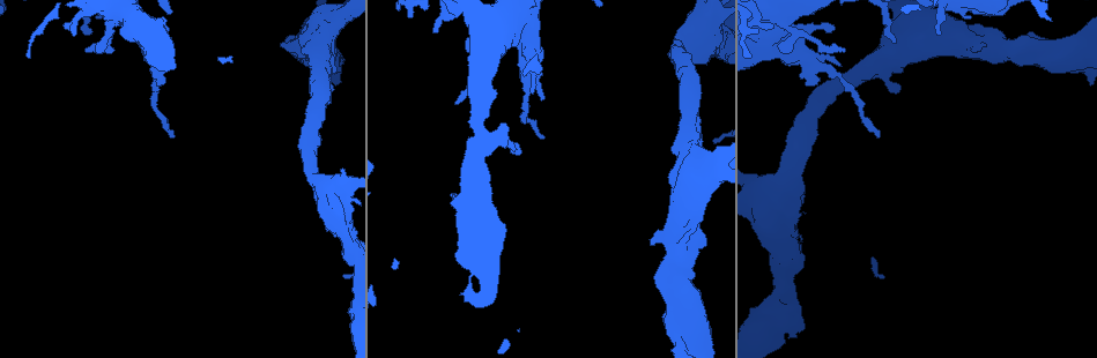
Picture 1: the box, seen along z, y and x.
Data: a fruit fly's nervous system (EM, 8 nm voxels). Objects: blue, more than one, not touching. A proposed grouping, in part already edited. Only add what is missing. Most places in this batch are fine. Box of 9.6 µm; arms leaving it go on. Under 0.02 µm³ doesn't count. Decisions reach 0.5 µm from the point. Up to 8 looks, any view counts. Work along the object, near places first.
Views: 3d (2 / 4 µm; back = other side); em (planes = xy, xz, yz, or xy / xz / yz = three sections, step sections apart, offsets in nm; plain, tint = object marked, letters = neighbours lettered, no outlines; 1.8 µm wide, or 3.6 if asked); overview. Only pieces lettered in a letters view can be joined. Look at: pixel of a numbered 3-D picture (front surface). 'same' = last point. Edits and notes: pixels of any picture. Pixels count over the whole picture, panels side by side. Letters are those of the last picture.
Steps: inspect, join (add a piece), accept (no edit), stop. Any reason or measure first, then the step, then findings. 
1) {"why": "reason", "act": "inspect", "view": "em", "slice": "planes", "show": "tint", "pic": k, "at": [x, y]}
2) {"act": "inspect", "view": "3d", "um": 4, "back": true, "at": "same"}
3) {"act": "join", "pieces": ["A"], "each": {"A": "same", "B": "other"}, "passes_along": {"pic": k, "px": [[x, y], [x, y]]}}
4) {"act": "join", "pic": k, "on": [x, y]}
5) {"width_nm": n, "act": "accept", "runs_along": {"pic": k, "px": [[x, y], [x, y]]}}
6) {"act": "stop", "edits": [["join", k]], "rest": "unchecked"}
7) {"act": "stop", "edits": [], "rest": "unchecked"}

{"why": "an open end", "act": "inspect", "view": "em", "slice": "xz", "step": 4, "show": "tint", "pic": 1, "at": [801, 78]}

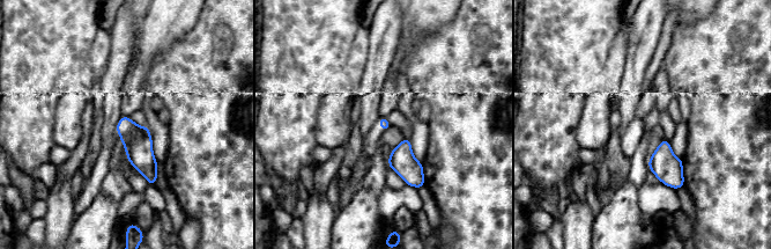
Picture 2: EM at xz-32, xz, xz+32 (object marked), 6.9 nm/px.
{"act": "inspect", "view": "em", "slice": "planes", "show": "tint", "at": "same"}

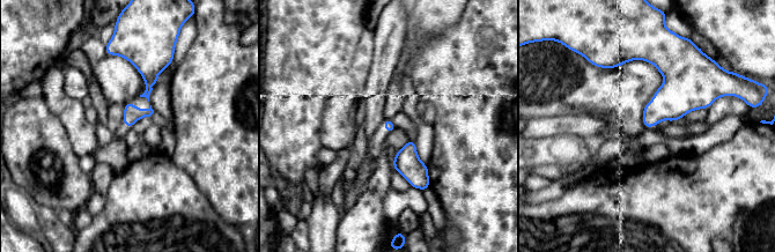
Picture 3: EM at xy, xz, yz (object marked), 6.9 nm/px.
{"act": "inspect", "view": "em", "slice": "planes", "show": "letters", "at": "same"}

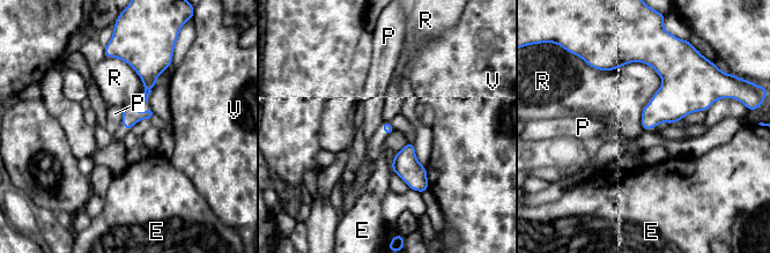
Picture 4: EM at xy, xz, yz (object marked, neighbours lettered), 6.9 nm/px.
{"act": "accept", "each": {"E": "other", "P": "other", "R": "other", "V": "other"}, "border": {"pic": 4, "px": [[592, 67], [642, 61], [663, 83]]}, "found": "none of them fits"}

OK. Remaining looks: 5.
{"why": "tapers out", "act": "inspect", "view": "3d", "um": 4, "back": true, "pic": 1, "at": [843, 52]}

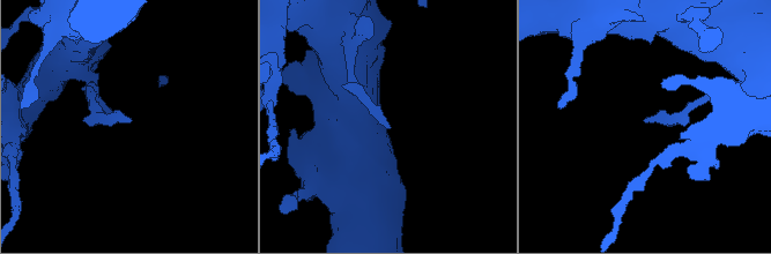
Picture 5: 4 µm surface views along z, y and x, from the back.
{"act": "inspect", "view": "em", "slice": "planes", "show": "letters", "pic": 5, "at": [129, 118]}

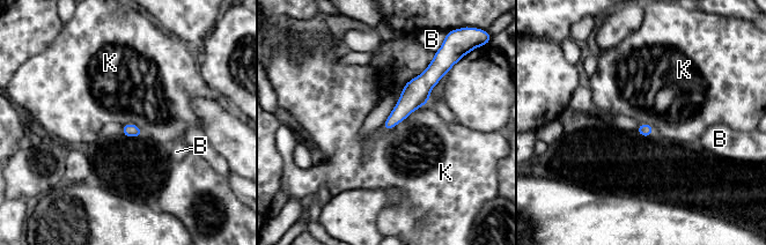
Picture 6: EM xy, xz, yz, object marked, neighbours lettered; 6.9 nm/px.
{"act": "accept", "each": {"B": "other", "K": "other"}, "runs_along": {"pic": 6, "px": [[431, 72], [429, 78], [385, 126]]}, "found": "no lettered piece goes on from it"}

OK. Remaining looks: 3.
{"why": "thick turns thin", "act": "inspect", "view": "3d", "um": 4, "pic": 1, "at": [713, 16]}

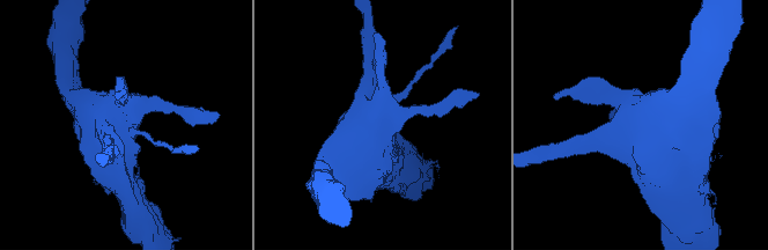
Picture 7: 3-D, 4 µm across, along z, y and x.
{"why": "now the EM", "act": "inspect", "view": "em", "slice": "planes", "show": "letters", "pic": 7, "at": [124, 116]}

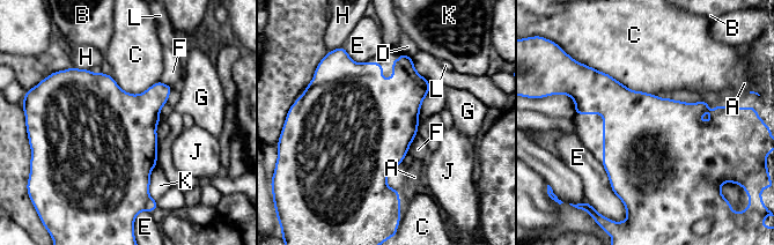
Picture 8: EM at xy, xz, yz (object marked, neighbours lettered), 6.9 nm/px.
{"act": "accept", "each": {"A": "other", "B": "other", "C": "other", "D": "other", "E": "other", "F": "other", "G": "other", "H": "other", "J": "other", "K": "other", "L": "other"}, "border": {"pic": 8, "px": [[589, 65], [631, 89], [656, 95]]}, "found": "none of them fits"}

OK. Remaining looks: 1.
{"act": "stop", "edits": [], "rest": "unchecked"}

